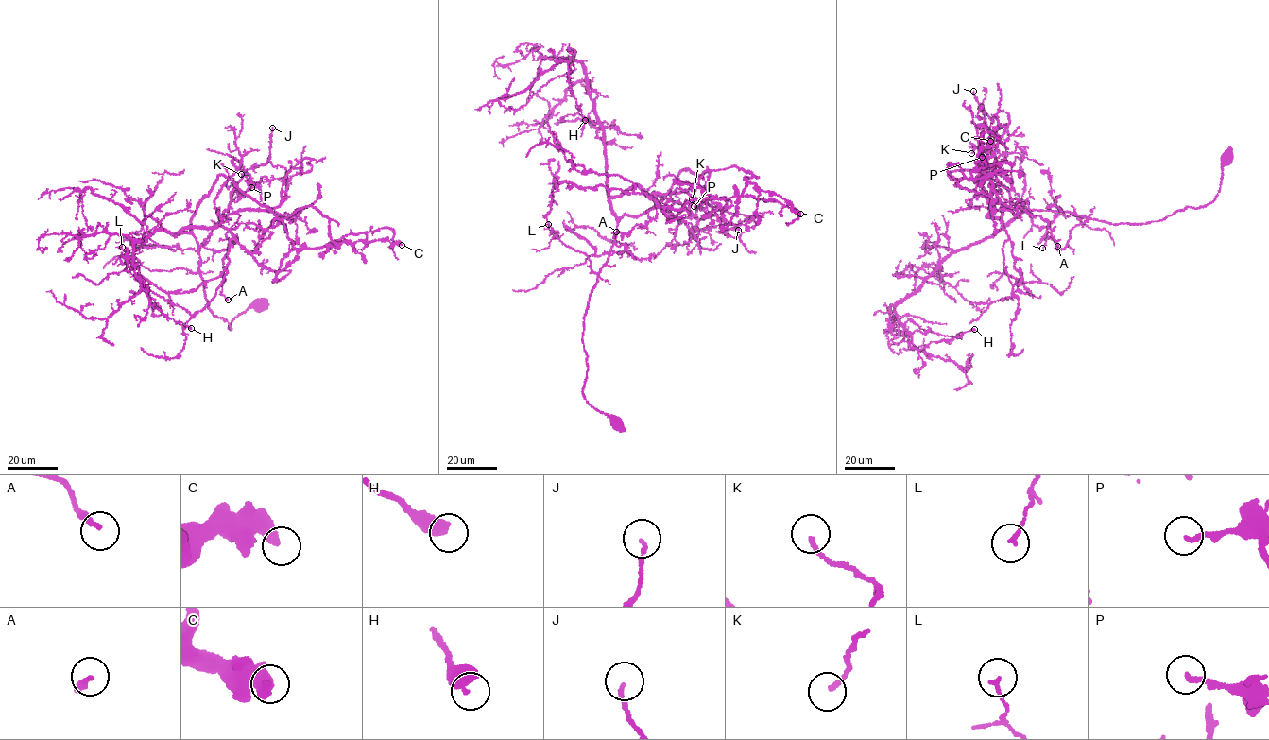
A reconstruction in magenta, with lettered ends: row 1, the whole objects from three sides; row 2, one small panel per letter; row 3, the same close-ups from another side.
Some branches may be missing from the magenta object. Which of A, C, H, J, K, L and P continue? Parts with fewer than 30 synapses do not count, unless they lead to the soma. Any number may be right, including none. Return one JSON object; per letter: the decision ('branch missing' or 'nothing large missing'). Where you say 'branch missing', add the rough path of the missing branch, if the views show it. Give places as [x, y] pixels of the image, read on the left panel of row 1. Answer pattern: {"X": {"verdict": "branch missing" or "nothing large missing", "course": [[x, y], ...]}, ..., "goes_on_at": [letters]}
{"A": {"verdict": "nothing large missing"}, "C": {"verdict": "nothing large missing"}, "H": {"verdict": "nothing large missing"}, "J": {"verdict": "nothing large missing"}, "K": {"verdict": "nothing large missing"}, "L": {"verdict": "nothing large missing"}, "P": {"verdict": "nothing large missing"}, "goes_on_at": []}

